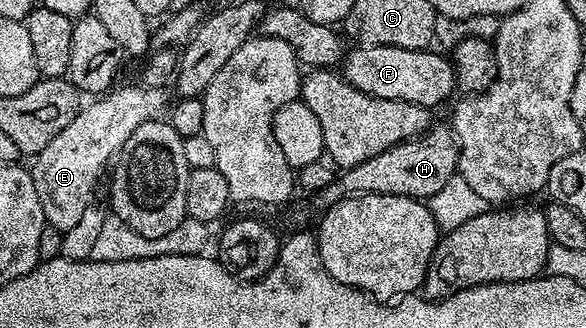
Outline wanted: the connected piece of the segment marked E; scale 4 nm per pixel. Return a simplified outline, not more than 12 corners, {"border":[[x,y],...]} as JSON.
{"border":[[138,82],[79,108],[33,157],[46,223],[70,234],[102,167],[170,88]]}

